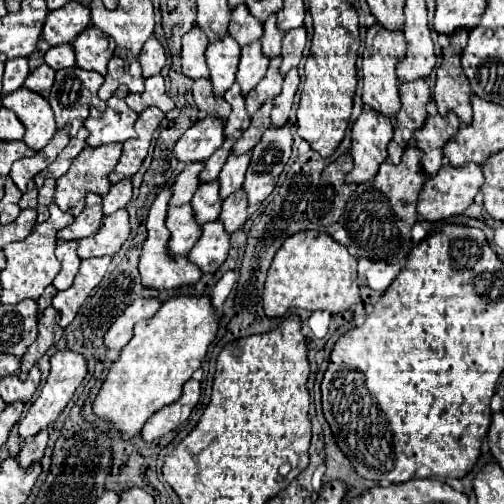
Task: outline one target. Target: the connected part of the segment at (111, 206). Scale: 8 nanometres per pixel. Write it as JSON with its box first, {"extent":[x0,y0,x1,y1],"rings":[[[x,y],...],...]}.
{"extent":[104,179,132,215],"rings":[[[128,179],[112,185],[110,191],[104,195],[104,215],[112,215],[114,211],[126,207],[130,197],[132,197],[132,183]]]}

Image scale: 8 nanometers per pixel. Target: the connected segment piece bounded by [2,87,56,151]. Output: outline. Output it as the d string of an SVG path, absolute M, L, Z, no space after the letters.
M22 87L20 91L14 91L12 95L2 97L2 107L16 113L16 117L26 127L24 143L40 151L56 133L54 113L50 103L44 97L38 97L34 91Z

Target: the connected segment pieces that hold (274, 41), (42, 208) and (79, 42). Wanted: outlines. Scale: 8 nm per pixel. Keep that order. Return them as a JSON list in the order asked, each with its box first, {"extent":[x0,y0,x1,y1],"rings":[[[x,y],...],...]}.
[{"extent":[262,15,282,59],"rings":[[[270,15],[264,21],[264,35],[262,35],[262,51],[266,57],[274,59],[280,55],[280,47],[282,47],[282,33],[276,27],[276,15]]]},{"extent":[36,179,56,223],"rings":[[[46,179],[44,187],[38,193],[38,207],[36,207],[36,211],[38,211],[38,223],[42,223],[42,221],[48,219],[48,207],[50,207],[50,203],[54,203],[54,187],[56,187],[56,181]]]},{"extent":[72,27,114,75],"rings":[[[88,27],[74,39],[72,47],[76,53],[76,67],[106,75],[106,65],[114,55],[108,35],[96,27]]]}]

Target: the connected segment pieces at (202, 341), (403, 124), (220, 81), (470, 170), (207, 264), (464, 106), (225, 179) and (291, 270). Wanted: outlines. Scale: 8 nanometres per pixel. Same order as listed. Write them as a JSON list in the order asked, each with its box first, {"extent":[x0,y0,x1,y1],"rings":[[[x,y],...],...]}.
[{"extent":[94,295,220,439],"rings":[[[176,295],[162,303],[154,317],[136,323],[132,341],[120,351],[94,401],[94,413],[110,419],[124,439],[142,431],[142,425],[168,403],[182,395],[182,385],[202,365],[208,345],[214,341],[220,313],[212,309],[208,295]]]},{"extent":[388,79,430,165],"rings":[[[418,79],[418,83],[400,83],[400,99],[402,109],[396,117],[394,137],[388,143],[388,157],[396,165],[400,163],[400,157],[410,145],[414,133],[424,127],[424,121],[428,117],[426,105],[430,101],[430,87],[424,79]]]},{"extent":[206,37,240,97],"rings":[[[230,37],[212,41],[206,49],[206,61],[210,67],[210,81],[214,95],[222,97],[224,91],[236,81],[236,69],[240,59],[240,45]]]},{"extent":[418,163,484,223],"rings":[[[468,163],[464,167],[456,167],[452,169],[452,165],[444,165],[436,177],[430,177],[422,191],[420,191],[420,197],[418,197],[418,215],[422,221],[430,221],[430,223],[436,223],[436,221],[450,221],[452,217],[458,217],[462,215],[474,201],[476,193],[480,191],[484,183],[484,175],[482,175],[482,167],[476,165],[476,163]]]},{"extent":[188,221,230,273],"rings":[[[210,221],[202,225],[202,237],[196,241],[188,259],[196,263],[202,273],[214,273],[228,257],[230,233],[224,229],[222,221]]]},{"extent":[432,29,472,123],"rings":[[[460,29],[450,37],[450,45],[442,51],[442,65],[436,71],[436,85],[432,97],[438,105],[438,113],[446,117],[446,113],[454,113],[460,123],[472,123],[472,91],[470,83],[462,71],[460,57],[468,43],[468,31]]]},{"extent":[218,153,250,199],"rings":[[[230,153],[228,155],[228,161],[224,163],[224,167],[220,171],[220,177],[218,177],[218,181],[220,181],[220,197],[222,199],[226,199],[228,195],[236,193],[242,187],[248,163],[250,163],[250,153],[244,153],[244,155]]]},{"extent":[262,233,360,317],"rings":[[[296,233],[288,237],[268,269],[262,293],[262,309],[266,317],[284,317],[288,309],[300,307],[306,311],[328,311],[340,315],[360,301],[356,281],[358,259],[348,249],[328,235],[312,237],[310,233]]]}]

